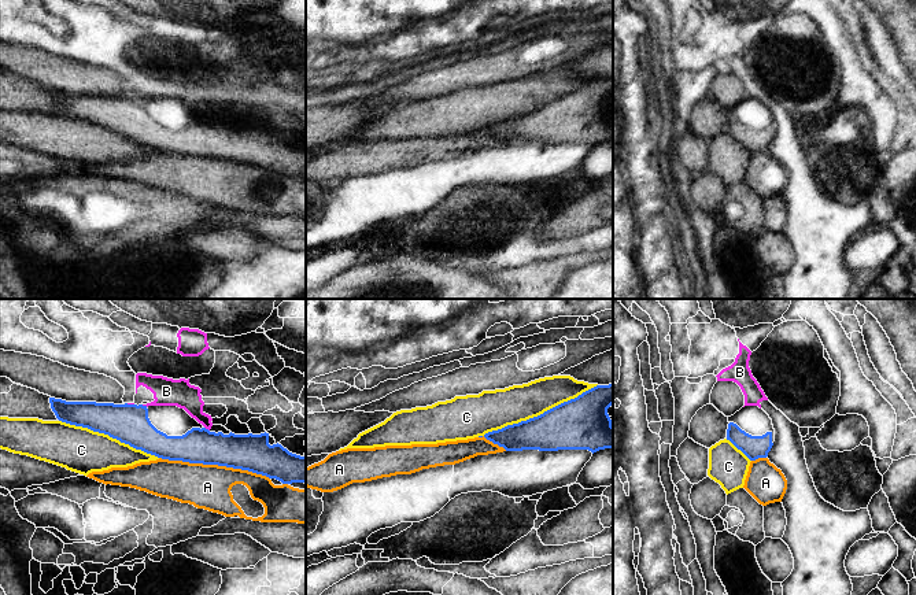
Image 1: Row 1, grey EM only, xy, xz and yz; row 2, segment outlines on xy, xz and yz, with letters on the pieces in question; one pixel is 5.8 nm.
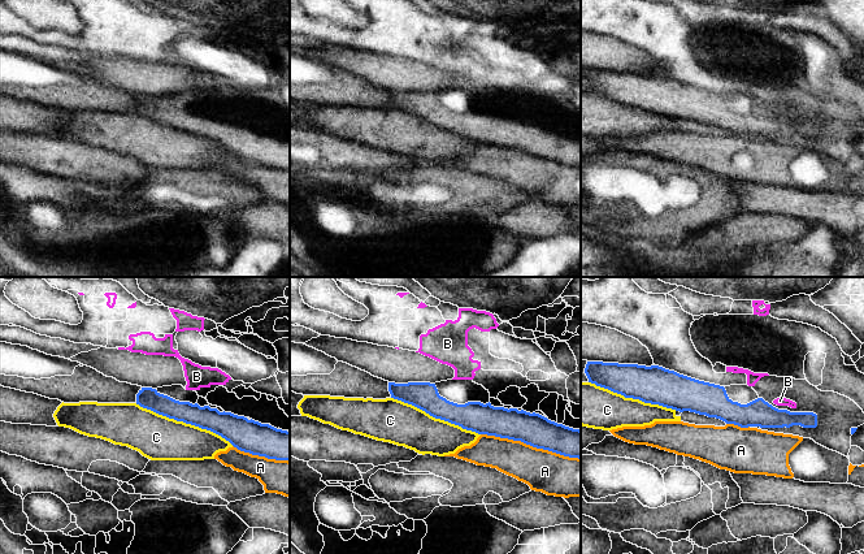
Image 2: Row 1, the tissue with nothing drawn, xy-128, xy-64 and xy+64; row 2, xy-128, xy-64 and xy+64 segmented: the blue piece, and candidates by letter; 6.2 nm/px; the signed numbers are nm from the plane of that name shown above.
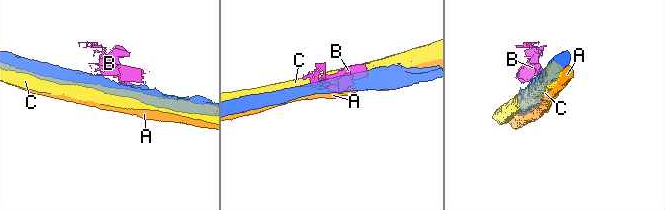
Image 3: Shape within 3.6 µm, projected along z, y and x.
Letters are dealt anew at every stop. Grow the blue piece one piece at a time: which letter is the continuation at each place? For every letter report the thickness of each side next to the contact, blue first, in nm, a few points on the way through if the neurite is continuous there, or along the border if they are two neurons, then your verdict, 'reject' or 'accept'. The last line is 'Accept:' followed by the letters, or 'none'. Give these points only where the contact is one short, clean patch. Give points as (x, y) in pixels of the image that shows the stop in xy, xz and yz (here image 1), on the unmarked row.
A: 220 nm thick on the blue side, 260 nm on the other; reject
B: 240 nm thick on the blue side, 160 nm on the other; reject
C: 300 nm thick on the blue side, 220 nm on the other; reject
Accept: none

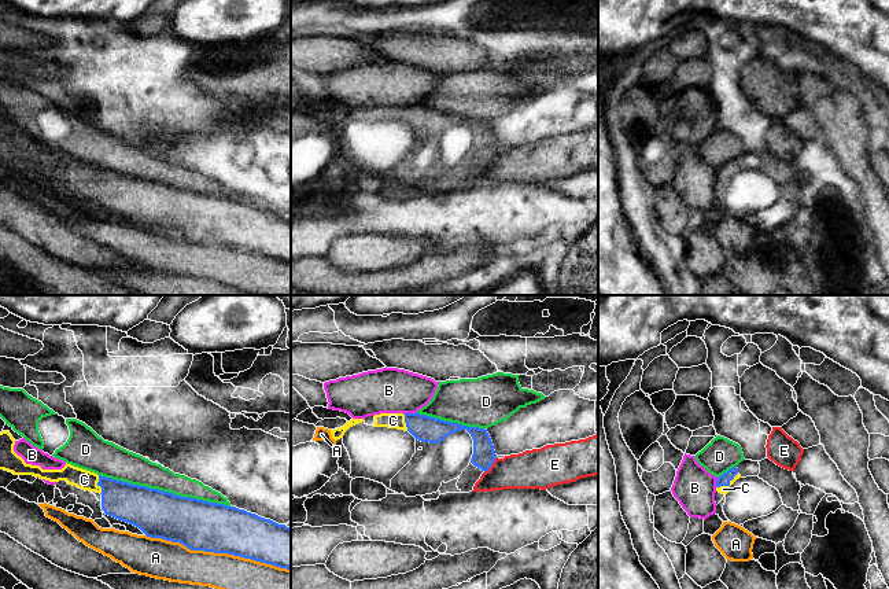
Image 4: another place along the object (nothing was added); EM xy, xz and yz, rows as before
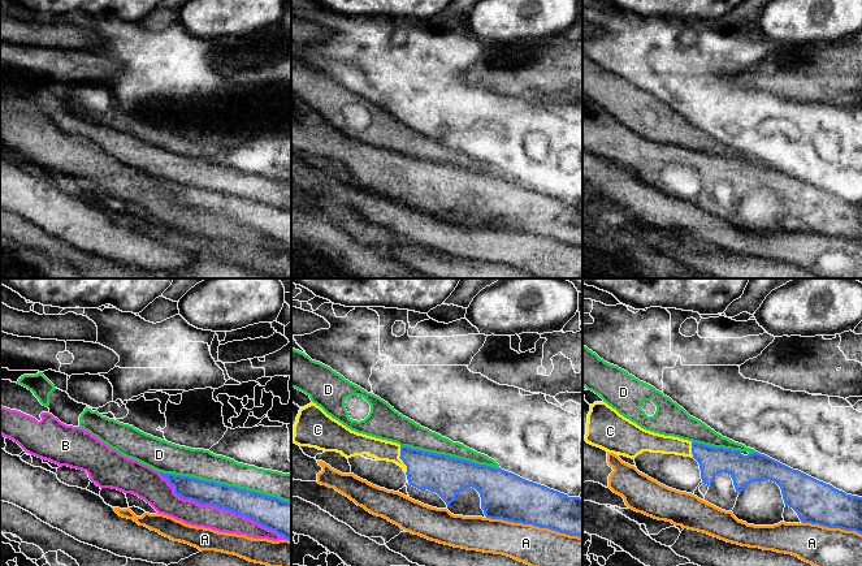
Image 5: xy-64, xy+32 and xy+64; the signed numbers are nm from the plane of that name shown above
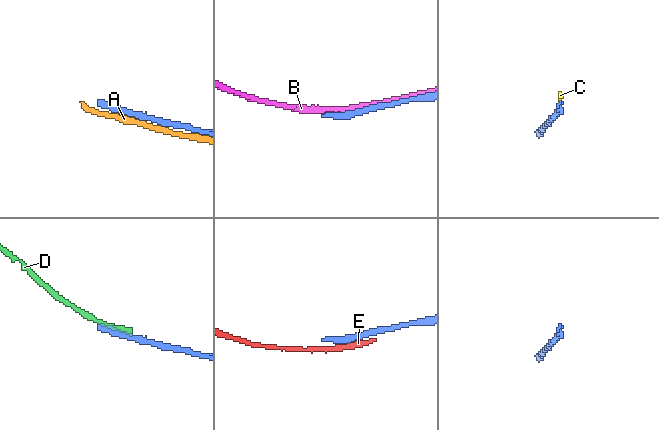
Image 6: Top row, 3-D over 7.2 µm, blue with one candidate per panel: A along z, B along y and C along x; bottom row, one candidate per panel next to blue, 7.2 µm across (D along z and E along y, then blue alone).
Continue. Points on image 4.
A: 300 nm thick on the blue side, 240 nm on the other; reject
B: 160 nm thick on the blue side, 280 nm on the other; reject
C: 70 nm thick on the blue side, 50 nm on the other; runs through yz (723, 172), (727, 177), (723, 181); accept
D: 280 nm thick on the blue side, 180 nm on the other; reject
E: 130 nm thick on the blue side, 220 nm on the other; border along xz (497, 150), (484, 165); reject
Accept: C

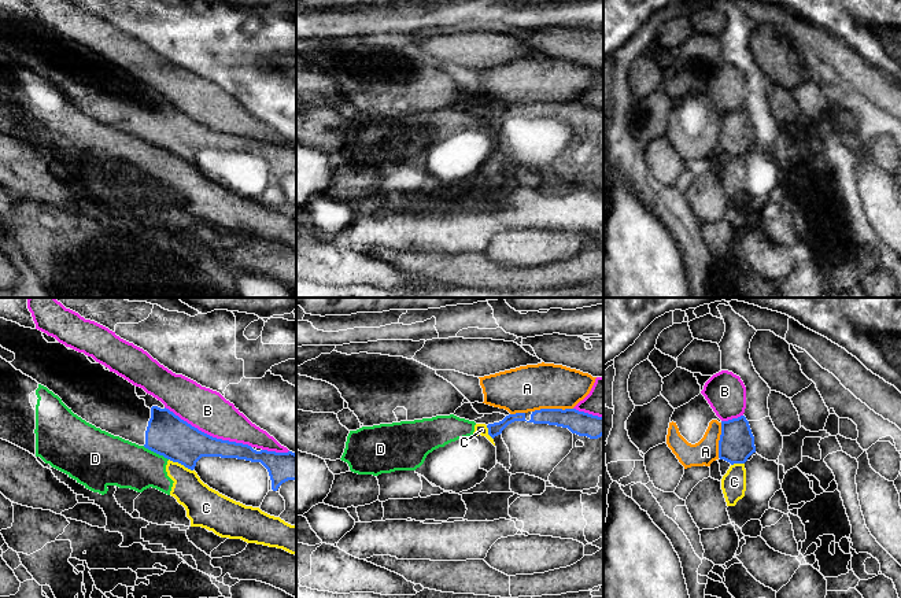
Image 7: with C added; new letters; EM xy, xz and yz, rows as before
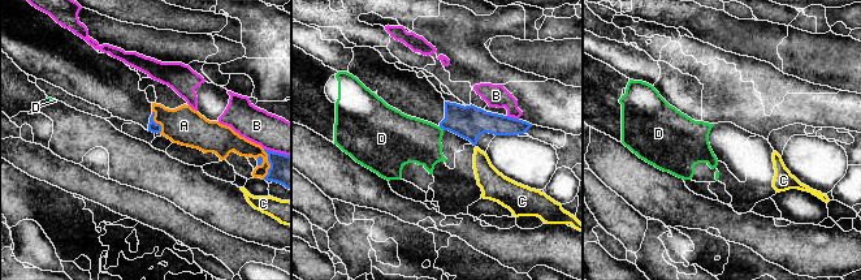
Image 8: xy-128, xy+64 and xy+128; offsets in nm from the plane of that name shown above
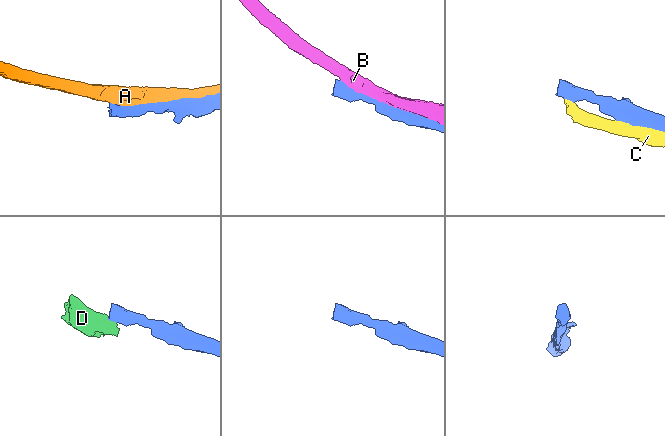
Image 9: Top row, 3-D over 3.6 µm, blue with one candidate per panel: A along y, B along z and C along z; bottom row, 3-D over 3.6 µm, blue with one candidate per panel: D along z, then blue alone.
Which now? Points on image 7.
A: 140 nm thick on the blue side, 280 nm on the other; reject
B: 240 nm thick on the blue side, 240 nm on the other; reject
C: 240 nm thick on the blue side, 200 nm on the other; reject
D: 240 nm thick on the blue side, 280 nm on the other; border along xy (143, 139), (162, 147), (167, 152); reject
Accept: none

